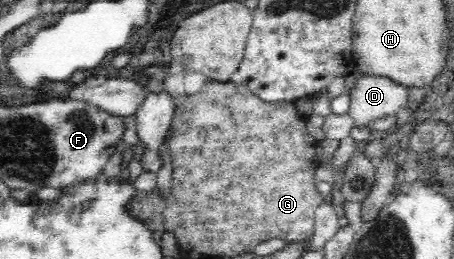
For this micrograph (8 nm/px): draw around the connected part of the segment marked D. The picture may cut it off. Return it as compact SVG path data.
M362 74L353 87L347 91L349 95L348 114L354 119L354 125L362 127L370 121L396 114L407 103L407 89L400 83L381 75Z

